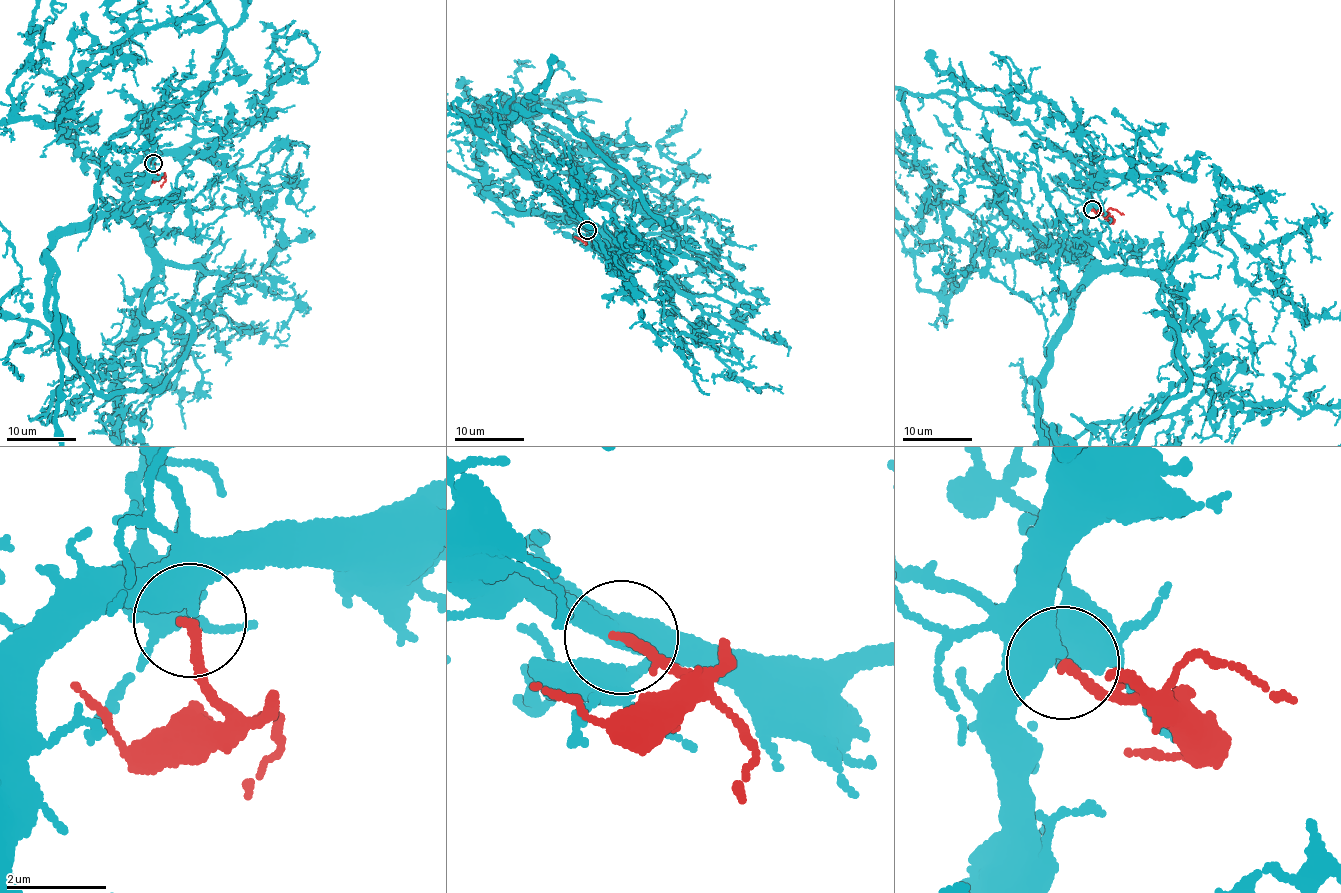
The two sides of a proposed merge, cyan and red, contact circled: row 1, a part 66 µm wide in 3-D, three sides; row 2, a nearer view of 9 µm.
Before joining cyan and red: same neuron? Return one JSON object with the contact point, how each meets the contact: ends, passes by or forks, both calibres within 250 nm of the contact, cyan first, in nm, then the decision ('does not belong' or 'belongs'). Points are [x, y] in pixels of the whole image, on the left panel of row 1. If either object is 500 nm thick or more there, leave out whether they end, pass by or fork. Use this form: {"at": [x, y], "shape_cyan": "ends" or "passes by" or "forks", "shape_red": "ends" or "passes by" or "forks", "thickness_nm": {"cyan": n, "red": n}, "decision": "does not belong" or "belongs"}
{"at": [153, 163], "thickness_nm": {"cyan": 550, "red": 180}, "decision": "belongs"}

